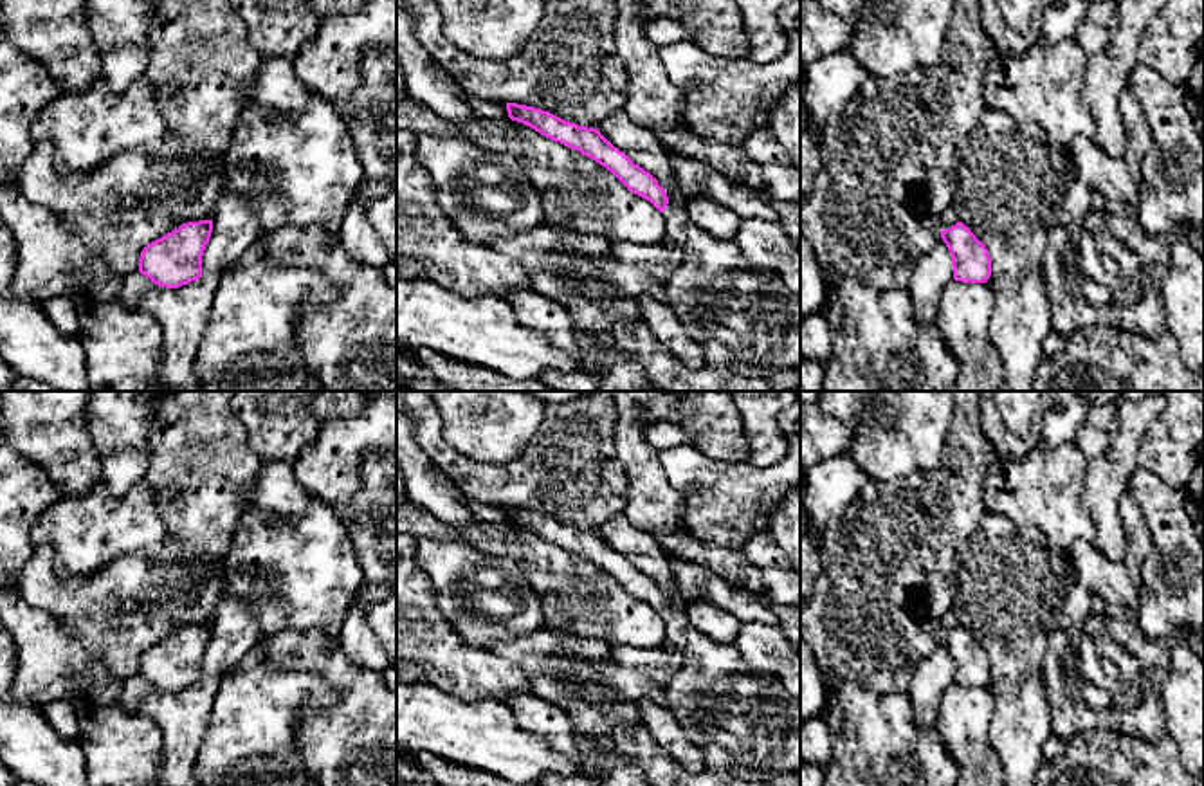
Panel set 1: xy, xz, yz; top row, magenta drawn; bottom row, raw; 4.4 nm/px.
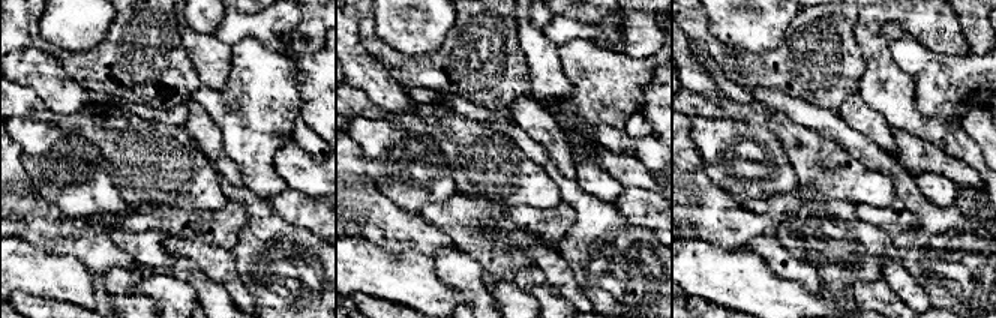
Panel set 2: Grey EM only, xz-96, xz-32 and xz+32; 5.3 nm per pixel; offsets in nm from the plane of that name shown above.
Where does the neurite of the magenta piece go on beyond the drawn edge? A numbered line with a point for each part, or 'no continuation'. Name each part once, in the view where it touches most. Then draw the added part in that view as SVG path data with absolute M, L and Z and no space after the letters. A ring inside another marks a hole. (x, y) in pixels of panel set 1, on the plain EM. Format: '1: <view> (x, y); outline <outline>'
1: xz (745, 722); outline M669 606L663 620L667 640L685 654L683 669L663 687L665 705L701 750L707 770L750 781L800 775L800 698L791 696L773 674L750 667L735 645L716 644L699 633L685 609Z

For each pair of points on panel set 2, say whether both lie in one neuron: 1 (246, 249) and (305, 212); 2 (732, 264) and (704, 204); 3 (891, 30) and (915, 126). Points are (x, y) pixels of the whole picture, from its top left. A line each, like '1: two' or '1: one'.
1: two
2: two
3: two

